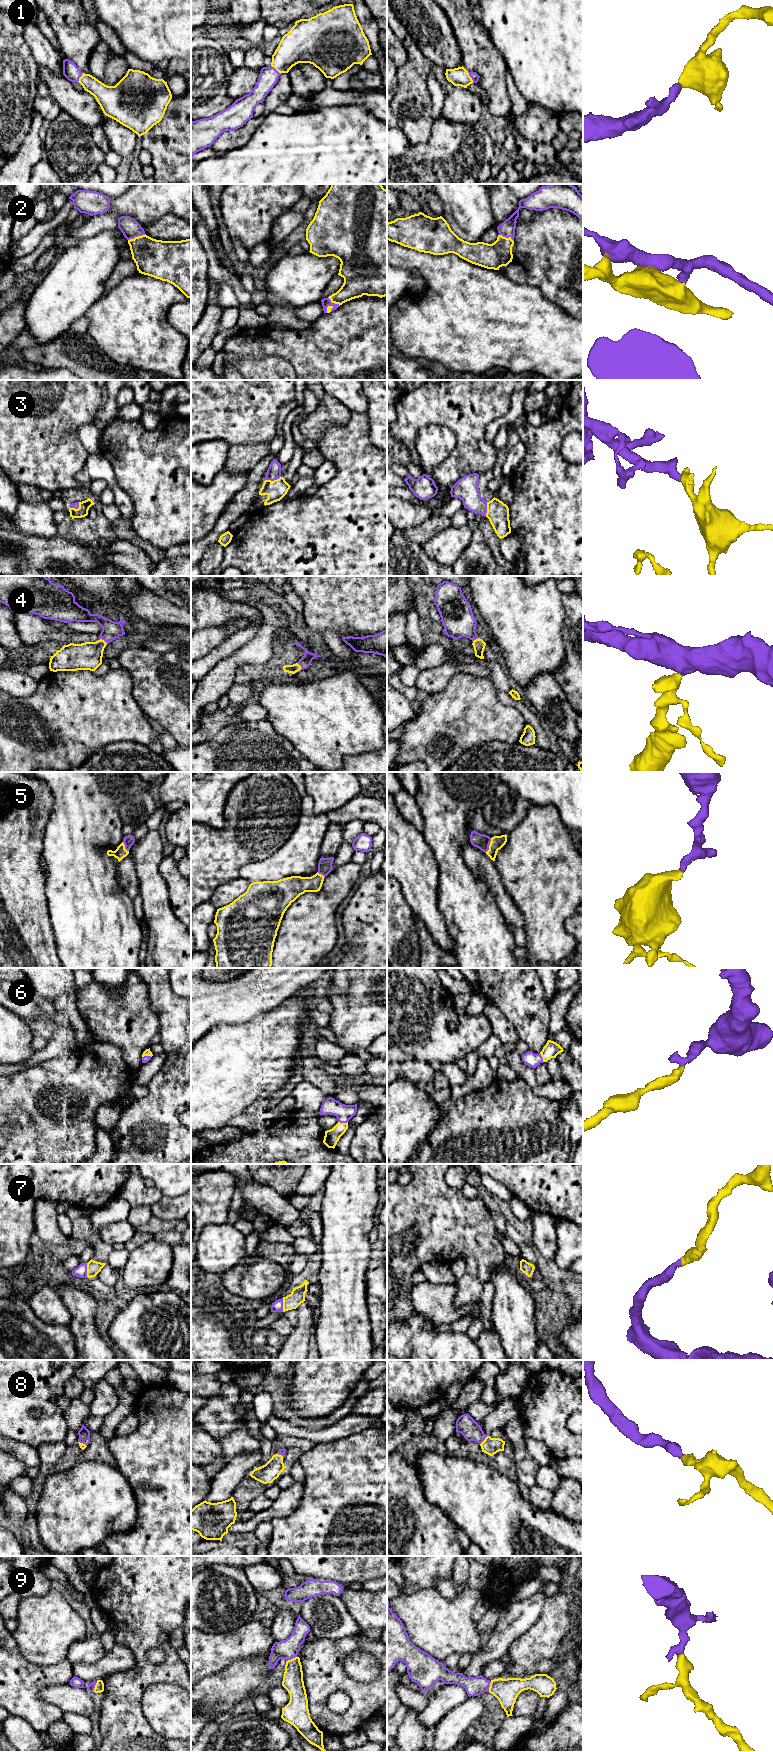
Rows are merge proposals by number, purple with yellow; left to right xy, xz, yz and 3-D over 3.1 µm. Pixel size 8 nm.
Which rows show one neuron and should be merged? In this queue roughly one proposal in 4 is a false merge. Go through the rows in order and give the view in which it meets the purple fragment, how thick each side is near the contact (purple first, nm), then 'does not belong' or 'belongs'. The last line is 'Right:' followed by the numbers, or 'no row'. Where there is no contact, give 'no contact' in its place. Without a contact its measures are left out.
1: contact in yz; calibres 70 and 150 nm; belongs
2: contact in xy; calibres 150 and 300 nm; belongs
3: contact in xz; calibres 110 and 160 nm; belongs
4: contact in xy; calibres 150 and 220 nm; belongs
5: contact in yz; calibres 120 and 110 nm; belongs
6: contact in xz; calibres 140 and 120 nm; belongs
7: contact in xy; calibres 100 and 110 nm; belongs
8: contact in yz; calibres 160 and 140 nm; belongs
9: contact in xz; calibres 160 and 160 nm; belongs
Right: 1, 2, 3, 4, 5, 6, 7, 8, 9

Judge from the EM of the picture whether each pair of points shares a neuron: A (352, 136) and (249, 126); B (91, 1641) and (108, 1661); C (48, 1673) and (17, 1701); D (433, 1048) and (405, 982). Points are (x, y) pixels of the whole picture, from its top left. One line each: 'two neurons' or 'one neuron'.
A: two neurons
B: two neurons
C: one neuron
D: one neuron

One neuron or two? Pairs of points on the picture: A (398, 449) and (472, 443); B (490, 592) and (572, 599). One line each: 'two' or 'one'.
A: two
B: two

